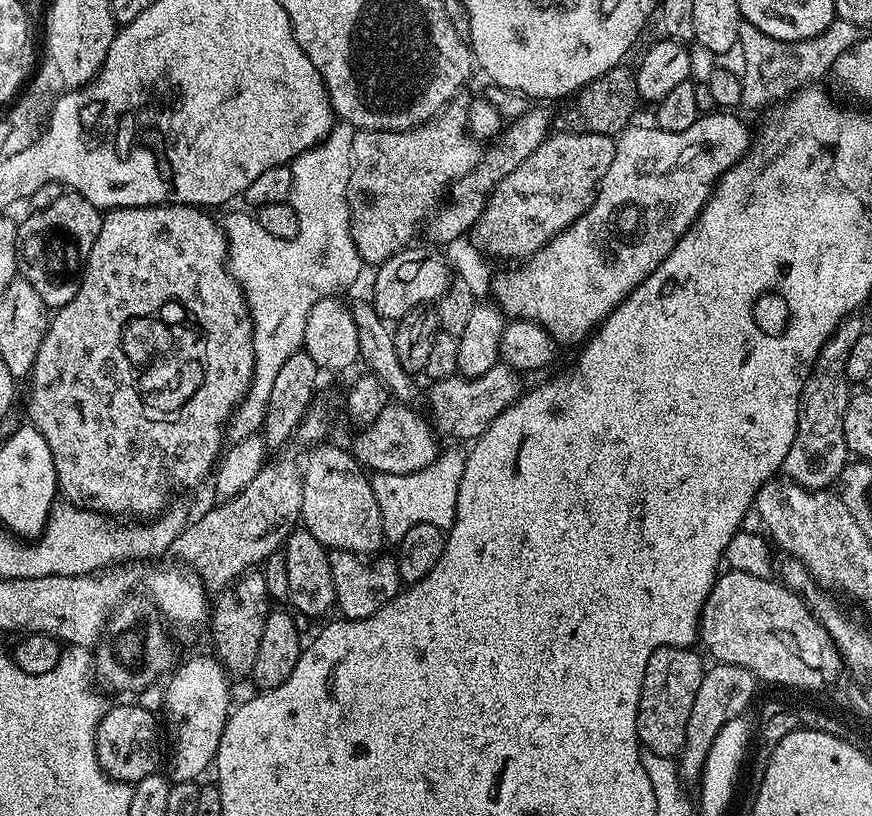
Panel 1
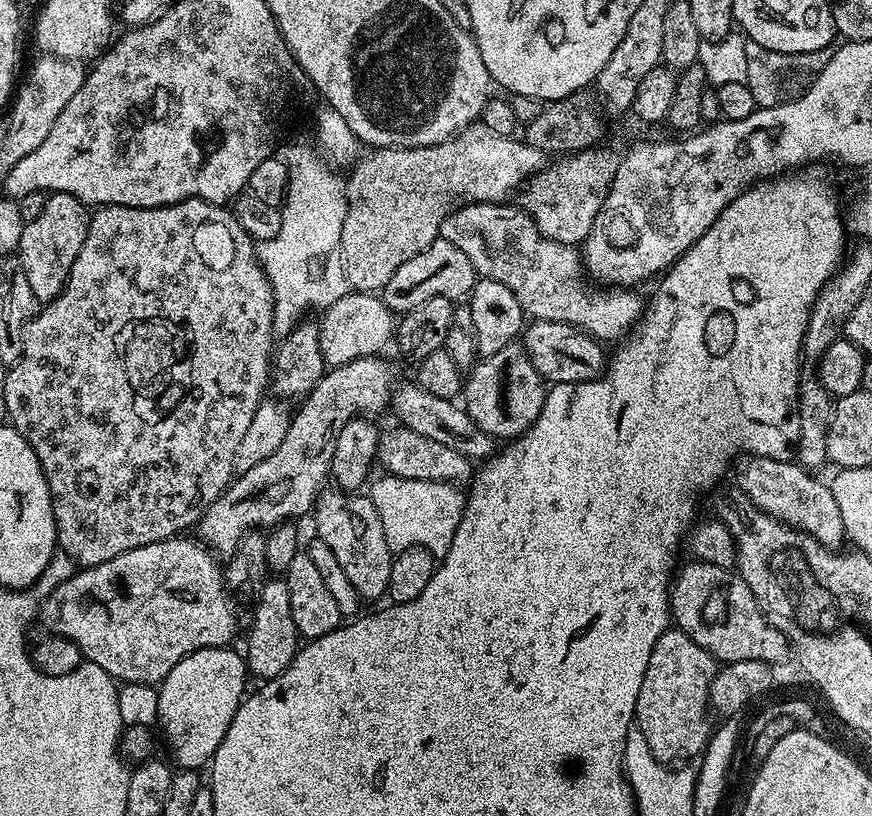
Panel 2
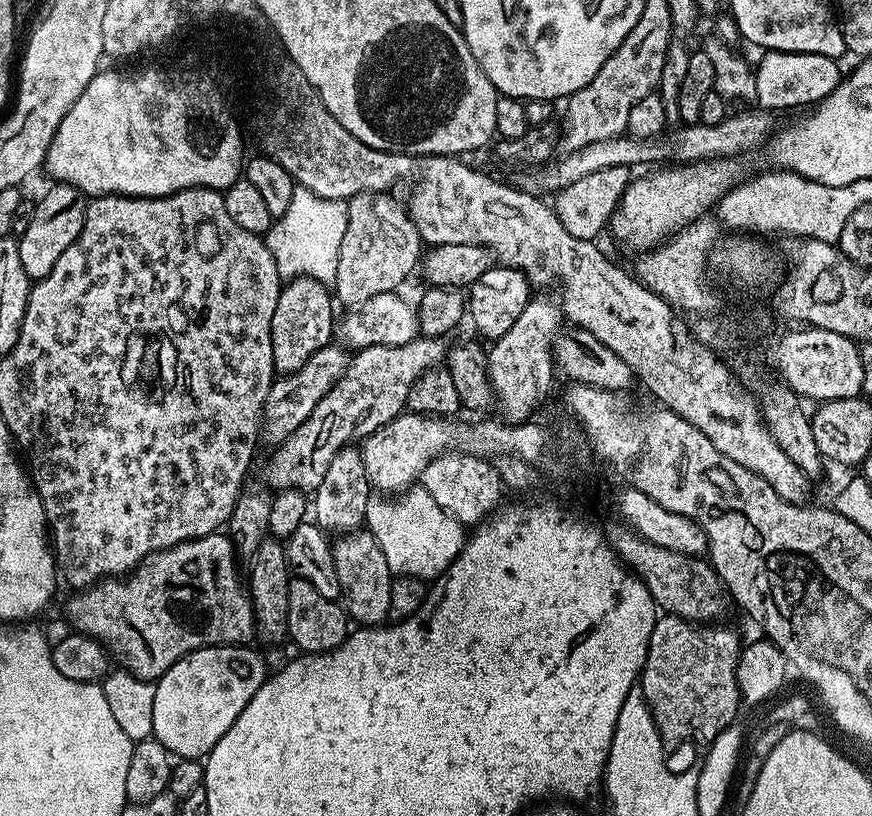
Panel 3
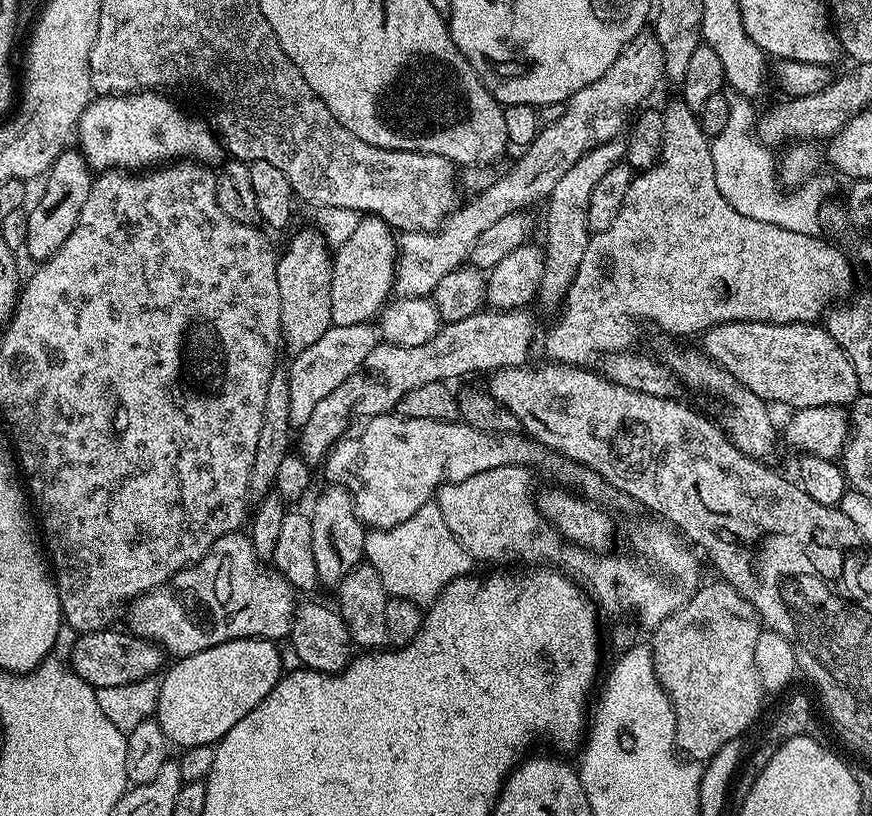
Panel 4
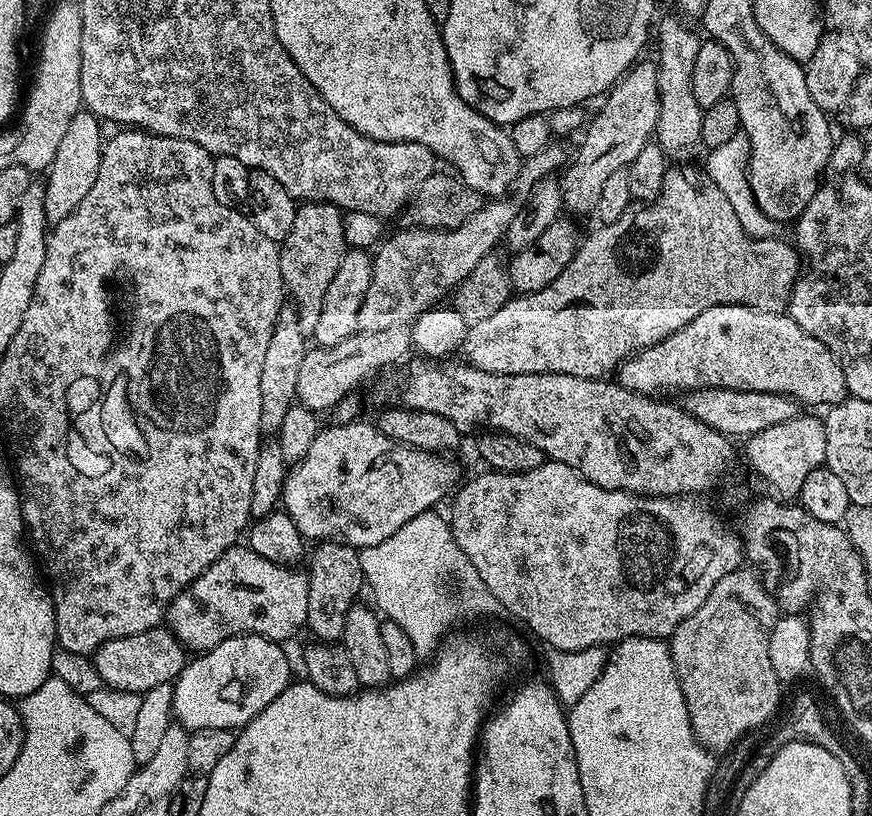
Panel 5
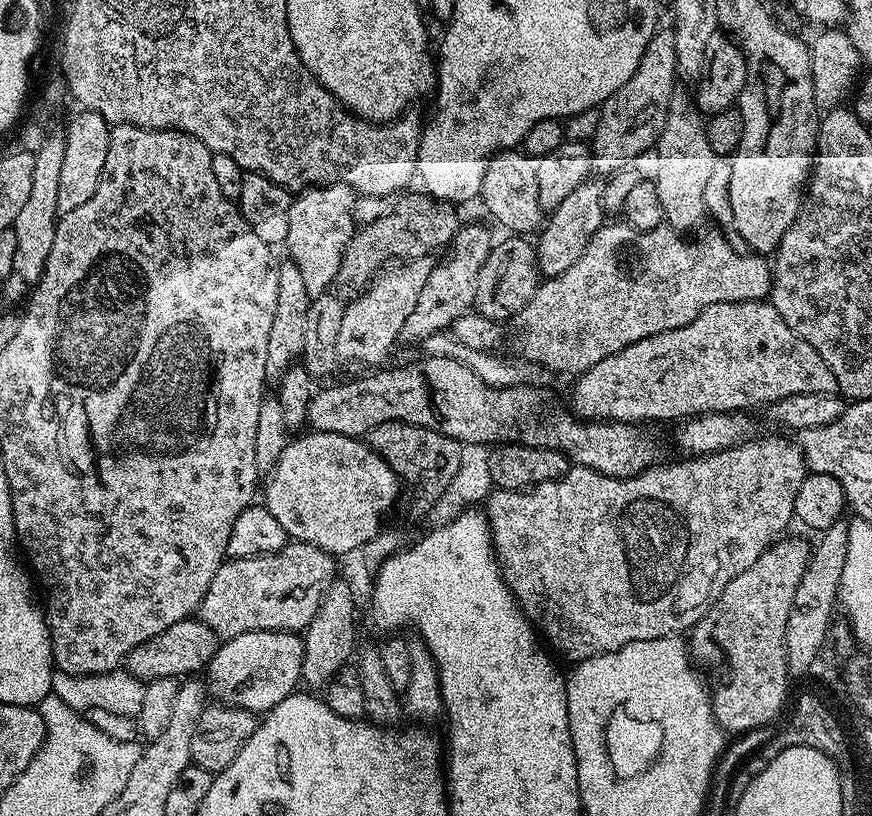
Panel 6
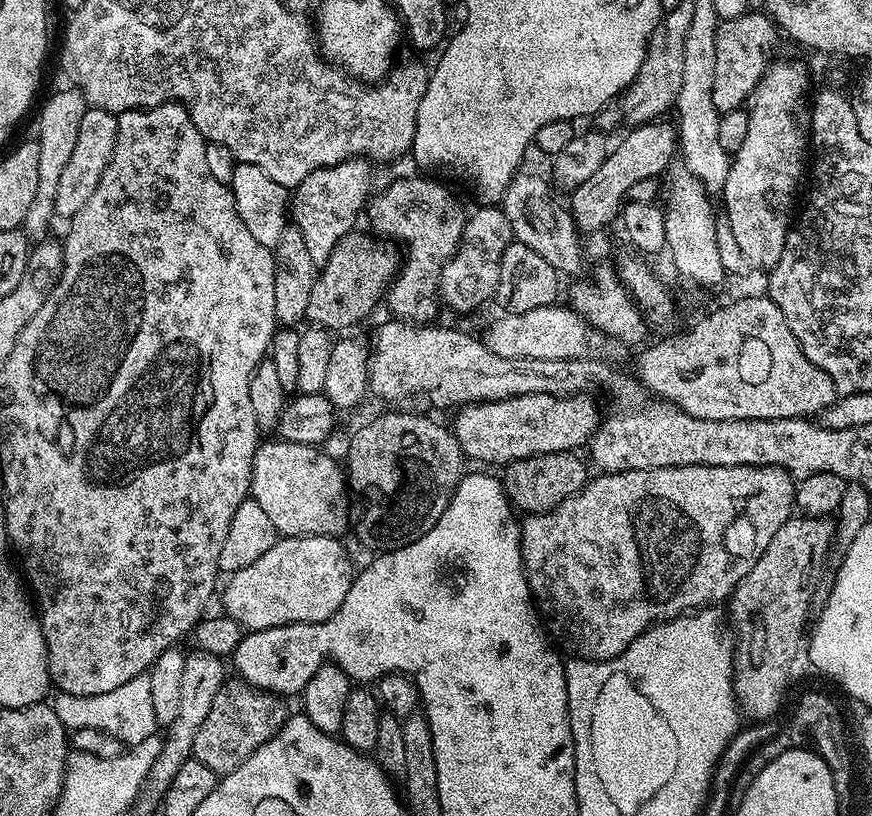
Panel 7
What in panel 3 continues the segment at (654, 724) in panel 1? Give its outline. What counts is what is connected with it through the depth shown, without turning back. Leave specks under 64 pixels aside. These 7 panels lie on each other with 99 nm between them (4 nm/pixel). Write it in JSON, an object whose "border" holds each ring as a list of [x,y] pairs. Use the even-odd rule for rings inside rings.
{"border":[[[667,614],[661,615],[657,619],[654,630],[650,634],[650,642],[646,650],[646,662],[644,668],[640,672],[640,679],[638,681],[639,695],[644,697],[648,704],[648,709],[652,712],[654,722],[658,726],[658,734],[664,739],[665,745],[672,746],[672,744],[684,744],[687,740],[693,740],[696,744],[702,746],[709,746],[717,738],[722,730],[726,730],[737,719],[736,711],[742,708],[742,701],[740,699],[740,688],[736,684],[736,667],[738,666],[738,658],[740,657],[740,649],[742,647],[742,639],[732,628],[712,628],[716,626],[709,626],[704,622],[693,622],[684,620],[681,616],[670,616]]]}

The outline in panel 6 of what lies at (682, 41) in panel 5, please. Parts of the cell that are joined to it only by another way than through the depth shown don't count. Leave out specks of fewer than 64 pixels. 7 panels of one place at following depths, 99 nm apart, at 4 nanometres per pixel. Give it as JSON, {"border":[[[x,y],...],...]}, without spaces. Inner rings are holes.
{"border":[[[680,90],[673,91],[666,122],[654,145],[655,152],[657,160],[654,179],[658,198],[664,207],[664,220],[676,230],[694,227],[706,216],[703,191],[709,181],[714,155],[707,141],[705,121],[689,93],[687,96]]]}

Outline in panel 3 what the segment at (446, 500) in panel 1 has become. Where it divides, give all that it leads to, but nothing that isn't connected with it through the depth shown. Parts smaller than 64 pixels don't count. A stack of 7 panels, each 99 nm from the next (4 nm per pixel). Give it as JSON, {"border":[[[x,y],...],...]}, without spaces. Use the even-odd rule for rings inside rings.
{"border":[[[413,486],[395,498],[376,494],[369,499],[364,515],[367,531],[380,544],[390,546],[390,563],[396,576],[412,576],[431,582],[441,576],[464,549],[465,525],[446,514],[425,488]]]}

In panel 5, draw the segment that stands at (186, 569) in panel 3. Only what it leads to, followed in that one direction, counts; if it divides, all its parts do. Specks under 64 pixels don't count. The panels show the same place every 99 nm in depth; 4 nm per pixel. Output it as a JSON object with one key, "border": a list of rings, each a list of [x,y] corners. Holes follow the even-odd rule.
{"border":[[[247,546],[225,550],[188,588],[172,599],[166,624],[185,649],[199,654],[232,636],[264,636],[285,642],[308,623],[308,574],[287,564],[275,564]]]}

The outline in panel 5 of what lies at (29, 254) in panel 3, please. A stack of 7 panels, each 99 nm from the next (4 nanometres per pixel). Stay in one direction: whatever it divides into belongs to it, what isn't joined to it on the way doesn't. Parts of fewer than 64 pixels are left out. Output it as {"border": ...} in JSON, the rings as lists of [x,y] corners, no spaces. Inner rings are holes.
{"border":[[[82,110],[70,118],[70,126],[66,126],[66,135],[54,153],[54,162],[46,170],[46,218],[49,225],[62,222],[66,214],[70,214],[86,198],[90,186],[94,186],[94,178],[98,178],[100,154],[106,143],[105,133],[100,133],[102,121],[100,117],[87,110]]]}

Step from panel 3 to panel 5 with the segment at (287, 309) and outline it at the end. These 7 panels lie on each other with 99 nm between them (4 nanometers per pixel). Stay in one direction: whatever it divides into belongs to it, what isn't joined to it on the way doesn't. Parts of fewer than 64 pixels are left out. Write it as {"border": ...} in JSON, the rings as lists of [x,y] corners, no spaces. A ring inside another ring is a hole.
{"border":[[[323,202],[301,203],[294,214],[294,226],[290,226],[290,234],[286,234],[279,249],[279,258],[287,295],[305,334],[311,334],[318,326],[322,302],[326,302],[326,290],[330,290],[330,282],[334,282],[338,266],[342,266],[345,251],[344,216],[341,209]]]}

